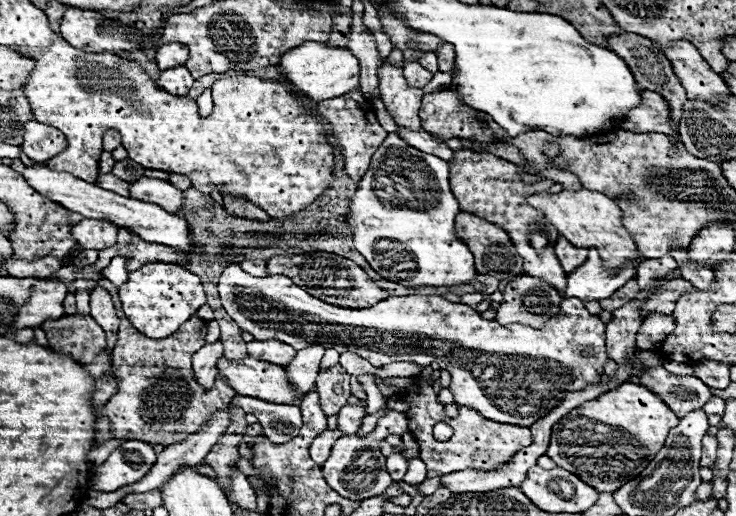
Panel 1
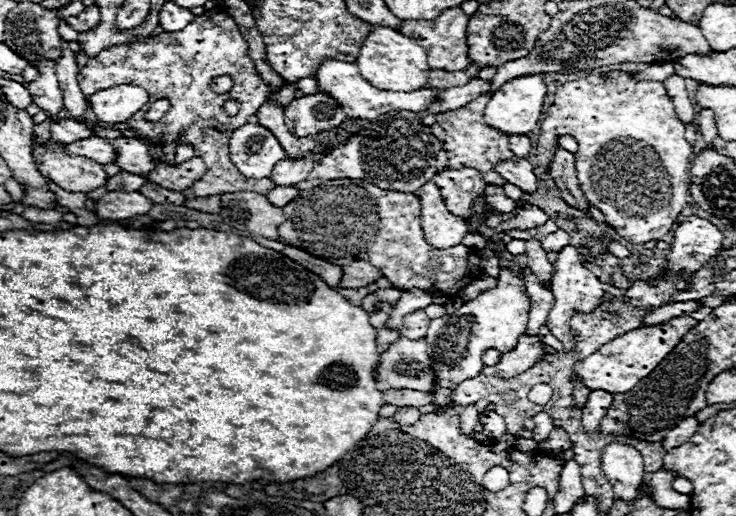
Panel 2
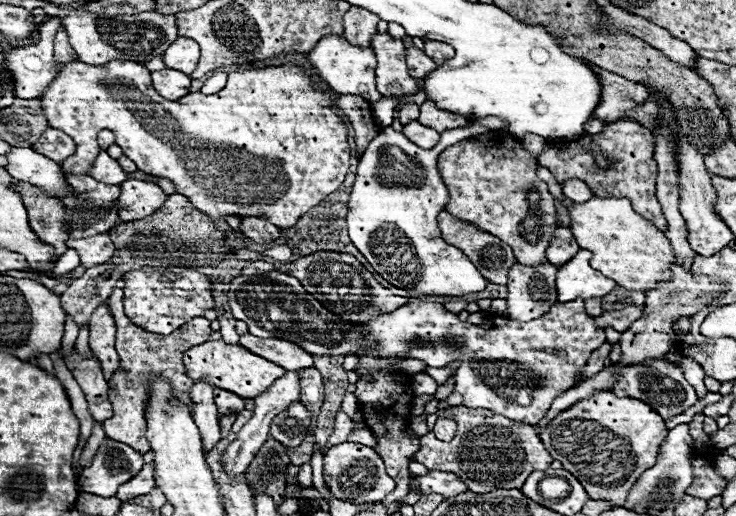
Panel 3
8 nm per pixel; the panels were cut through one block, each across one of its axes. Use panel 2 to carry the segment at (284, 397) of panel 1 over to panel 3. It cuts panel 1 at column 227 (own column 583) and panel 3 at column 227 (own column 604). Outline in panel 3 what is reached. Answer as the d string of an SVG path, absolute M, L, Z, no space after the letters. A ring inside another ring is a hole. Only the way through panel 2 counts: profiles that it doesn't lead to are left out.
M210 340L210 342L198 344L198 346L192 346L190 350L186 350L184 368L186 368L186 374L194 382L206 380L206 382L210 382L210 386L230 390L232 394L236 394L240 398L256 398L268 386L272 386L274 380L278 380L278 378L282 378L282 374L286 374L286 370L282 366L268 362L266 358L252 354L250 350L246 350L242 346L230 346L222 340Z

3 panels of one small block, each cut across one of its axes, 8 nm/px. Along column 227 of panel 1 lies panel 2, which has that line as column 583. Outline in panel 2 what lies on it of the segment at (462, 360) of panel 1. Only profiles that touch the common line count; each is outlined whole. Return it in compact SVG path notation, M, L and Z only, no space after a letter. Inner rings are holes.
M572 244L564 246L558 252L558 260L554 262L554 268L556 268L556 274L554 274L554 280L552 280L552 294L554 294L556 302L554 302L554 306L552 306L550 314L548 314L546 326L562 342L566 351L576 351L576 343L573 336L570 336L568 320L572 318L574 310L576 312L590 312L590 310L598 308L600 298L604 296L602 282L598 278L594 278L594 274L590 274L590 270L586 270L582 266L582 256Z

